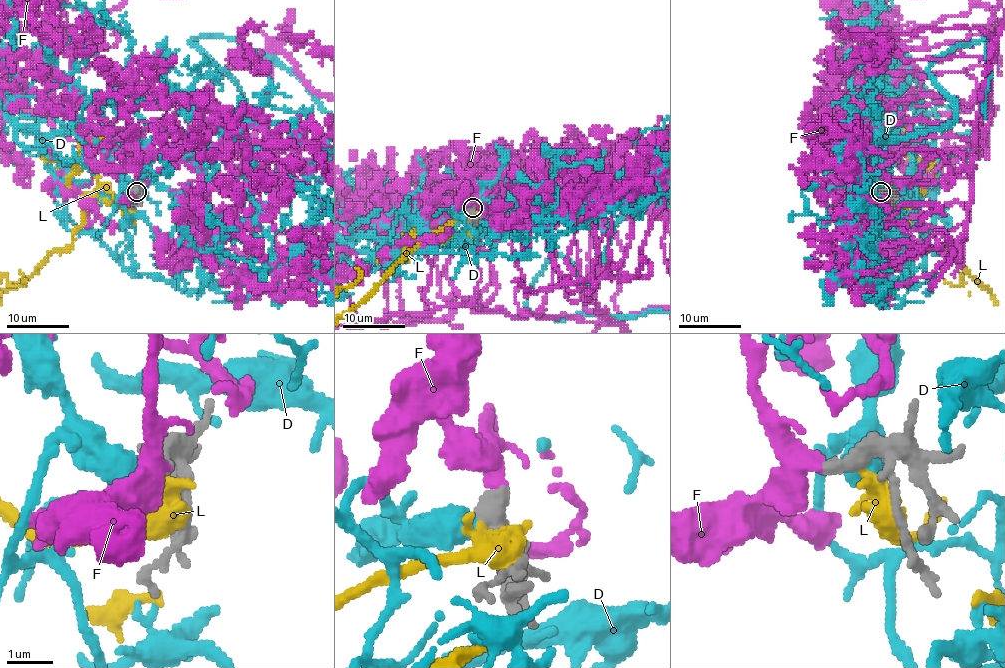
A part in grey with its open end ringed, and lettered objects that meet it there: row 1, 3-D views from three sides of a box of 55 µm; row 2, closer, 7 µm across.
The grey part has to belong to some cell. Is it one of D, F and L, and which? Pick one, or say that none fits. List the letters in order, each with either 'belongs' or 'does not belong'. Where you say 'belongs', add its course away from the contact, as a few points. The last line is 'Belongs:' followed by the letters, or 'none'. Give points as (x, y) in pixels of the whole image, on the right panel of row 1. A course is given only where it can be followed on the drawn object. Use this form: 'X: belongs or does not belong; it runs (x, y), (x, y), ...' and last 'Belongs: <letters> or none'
D: does not belong
F: belongs
L: does not belong
Belongs: F

